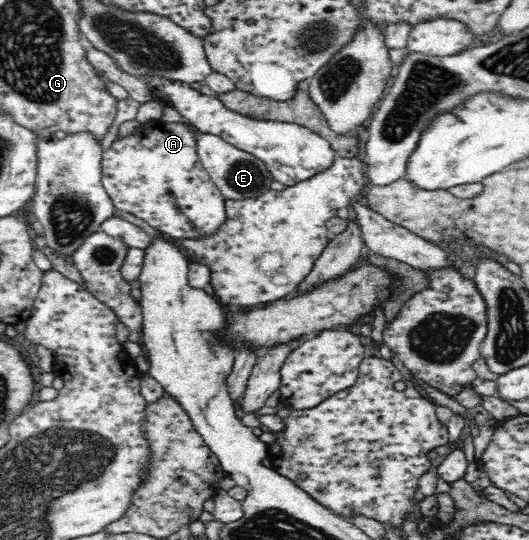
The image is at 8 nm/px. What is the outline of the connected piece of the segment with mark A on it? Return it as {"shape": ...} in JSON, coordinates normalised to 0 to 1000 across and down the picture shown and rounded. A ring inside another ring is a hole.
{"shape":[[[297,224],[265,228],[253,246],[225,252],[195,283],[191,339],[223,391],[242,393],[284,422],[329,443],[367,444],[367,437],[405,437],[427,411],[425,363],[380,302],[372,285],[374,243],[353,226]]]}

